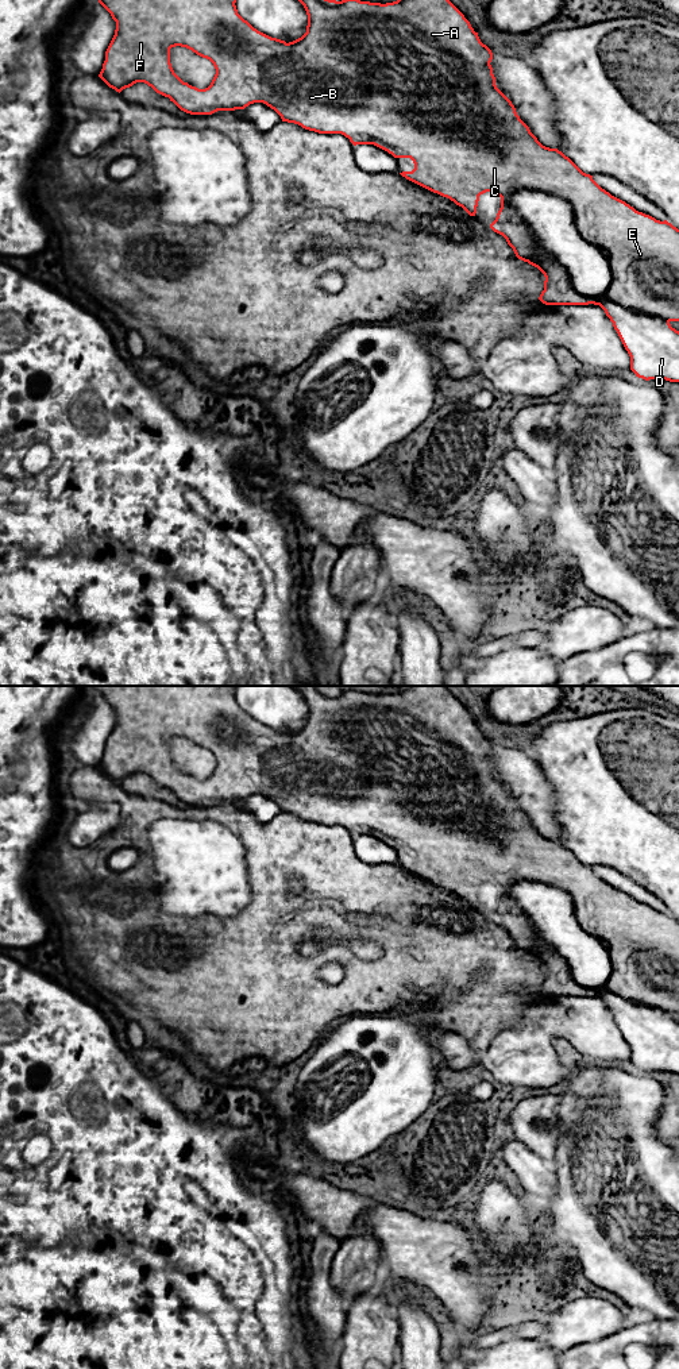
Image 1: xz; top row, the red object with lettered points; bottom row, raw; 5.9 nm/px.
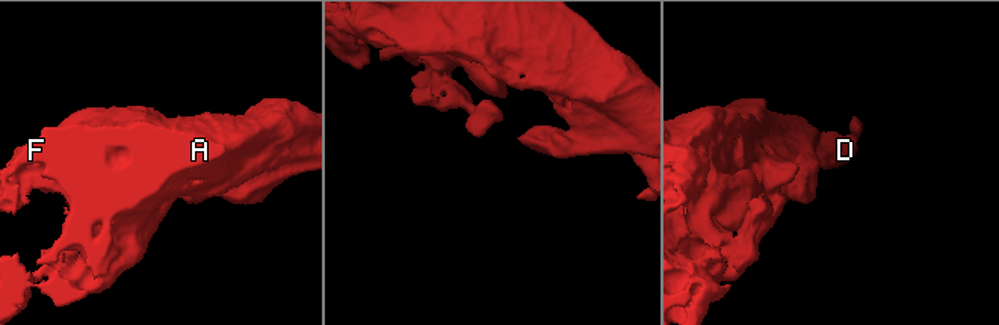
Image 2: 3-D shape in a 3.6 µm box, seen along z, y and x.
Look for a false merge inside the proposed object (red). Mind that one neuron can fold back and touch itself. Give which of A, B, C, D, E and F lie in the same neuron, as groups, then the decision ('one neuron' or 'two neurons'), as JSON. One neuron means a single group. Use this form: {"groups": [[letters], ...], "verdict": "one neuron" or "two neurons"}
{"groups": [["A", "B", "C", "E", "F"], ["D"]], "verdict": "two neurons"}

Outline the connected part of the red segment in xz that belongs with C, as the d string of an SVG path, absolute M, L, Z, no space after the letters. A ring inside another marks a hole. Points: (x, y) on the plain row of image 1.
M93 686L99 694L111 705L112 710L116 713L115 726L105 743L105 752L99 768L116 783L121 783L126 779L132 778L136 774L144 774L151 778L157 784L169 788L181 802L190 806L212 806L217 802L235 802L244 801L250 795L263 794L271 801L274 801L282 810L282 813L294 814L305 821L315 822L319 825L342 825L350 830L350 833L356 836L374 836L394 849L410 849L414 855L412 863L400 864L406 871L433 883L443 888L450 890L456 896L462 898L470 907L475 907L479 887L490 883L501 888L501 899L497 905L495 911L490 915L490 919L502 926L508 936L513 940L516 948L529 956L537 959L545 968L544 982L541 983L539 991L545 996L598 996L601 991L594 988L583 987L578 984L572 975L567 961L552 948L544 945L533 926L529 923L528 918L522 913L521 907L509 895L509 890L514 883L518 882L536 882L548 884L563 891L567 891L574 903L574 914L578 923L593 937L598 938L605 949L612 964L610 976L605 984L605 990L612 994L625 998L628 1000L640 1002L645 1006L660 1007L668 1013L679 1013L679 921L674 918L667 911L660 913L655 909L636 902L633 898L625 892L612 887L609 883L602 880L594 871L593 867L583 864L568 848L566 848L558 840L549 840L543 837L537 829L531 824L529 818L520 810L512 793L497 779L495 768L493 766L493 759L490 756L493 751L491 741L483 736L474 722L470 713L464 706L447 690L445 686L401 686L397 693L393 694L370 694L360 693L358 690L346 690L342 693L329 691L321 686L292 686L294 687L305 699L308 706L306 724L293 732L286 734L285 732L271 729L256 720L254 720L247 712L244 712L236 701L236 687L238 686ZM181 737L192 741L197 747L209 751L216 766L211 776L205 780L198 780L196 778L184 774L173 761L170 755L170 740Z

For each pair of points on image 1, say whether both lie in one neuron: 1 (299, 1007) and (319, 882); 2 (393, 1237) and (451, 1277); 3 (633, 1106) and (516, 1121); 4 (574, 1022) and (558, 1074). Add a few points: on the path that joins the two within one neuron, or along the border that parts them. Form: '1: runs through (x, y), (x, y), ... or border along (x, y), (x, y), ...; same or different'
1: runs through (290, 976), (290, 929), (307, 913); same
2: runs through (408, 1242), (416, 1249), (424, 1250), (436, 1263); same
3: border along (559, 1096), (556, 1117), (564, 1133), (555, 1148); different
4: runs through (559, 1028), (547, 1040), (547, 1059); same

